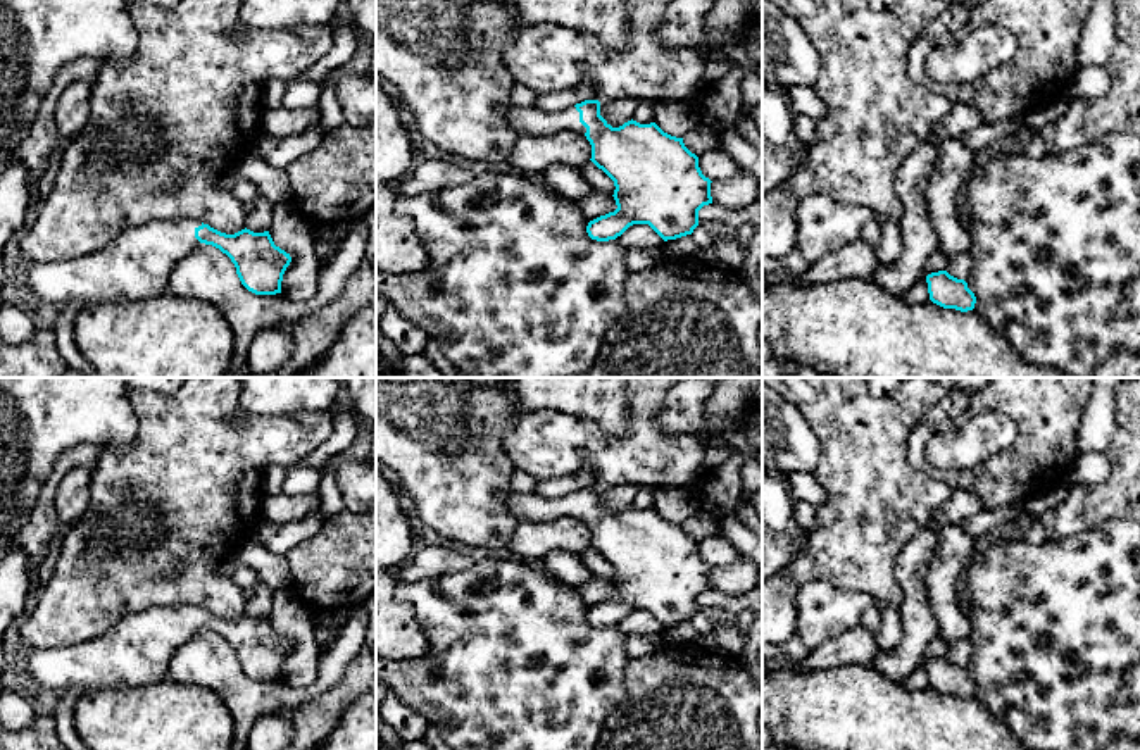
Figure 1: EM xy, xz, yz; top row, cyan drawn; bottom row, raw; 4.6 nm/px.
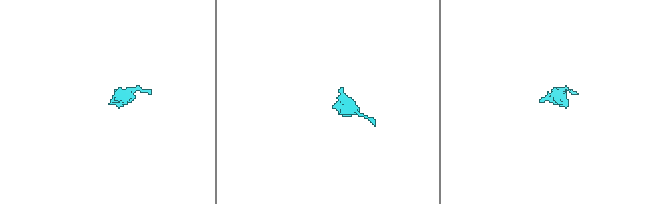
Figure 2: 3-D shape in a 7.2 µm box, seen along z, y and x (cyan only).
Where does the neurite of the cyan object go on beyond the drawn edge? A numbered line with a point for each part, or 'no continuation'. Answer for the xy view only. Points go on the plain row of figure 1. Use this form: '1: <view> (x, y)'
1: xy (137, 652)

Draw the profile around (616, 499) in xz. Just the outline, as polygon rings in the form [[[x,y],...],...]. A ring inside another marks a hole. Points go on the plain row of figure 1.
[[[621,483],[616,486],[600,488],[600,502],[612,514],[619,514],[624,509],[633,505],[636,493],[638,493],[638,486],[635,486],[631,483]]]

